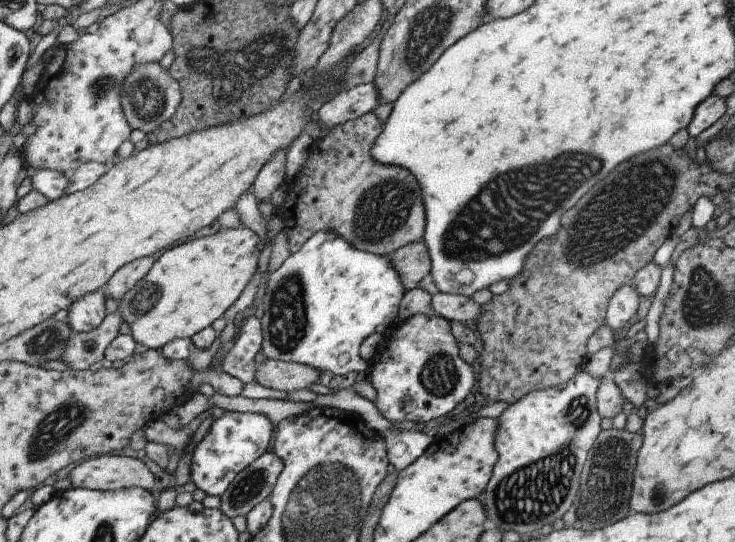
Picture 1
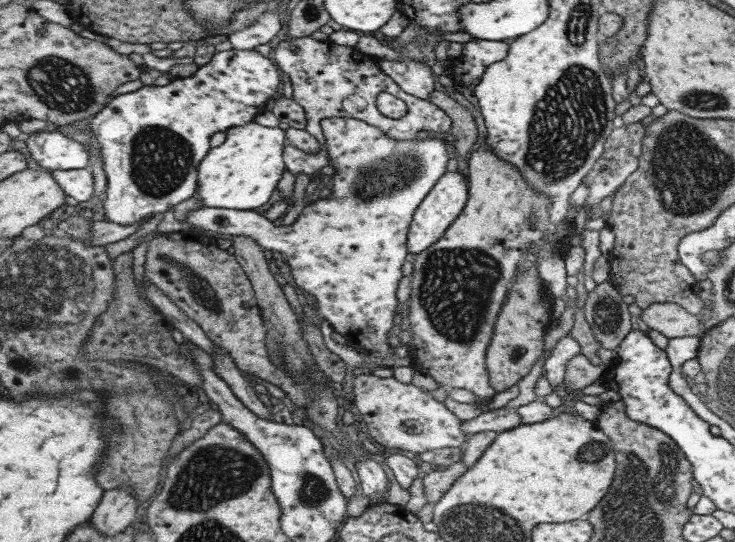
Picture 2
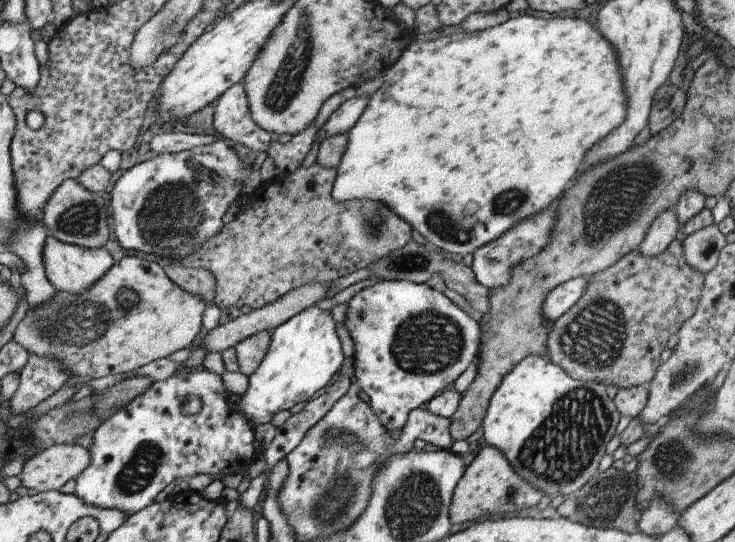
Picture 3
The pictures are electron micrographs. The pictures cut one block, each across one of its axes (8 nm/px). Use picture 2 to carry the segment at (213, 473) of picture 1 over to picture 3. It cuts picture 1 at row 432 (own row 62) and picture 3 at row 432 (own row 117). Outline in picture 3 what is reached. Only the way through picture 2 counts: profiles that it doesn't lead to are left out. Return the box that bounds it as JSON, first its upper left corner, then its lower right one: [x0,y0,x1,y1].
[73,369,258,516]

